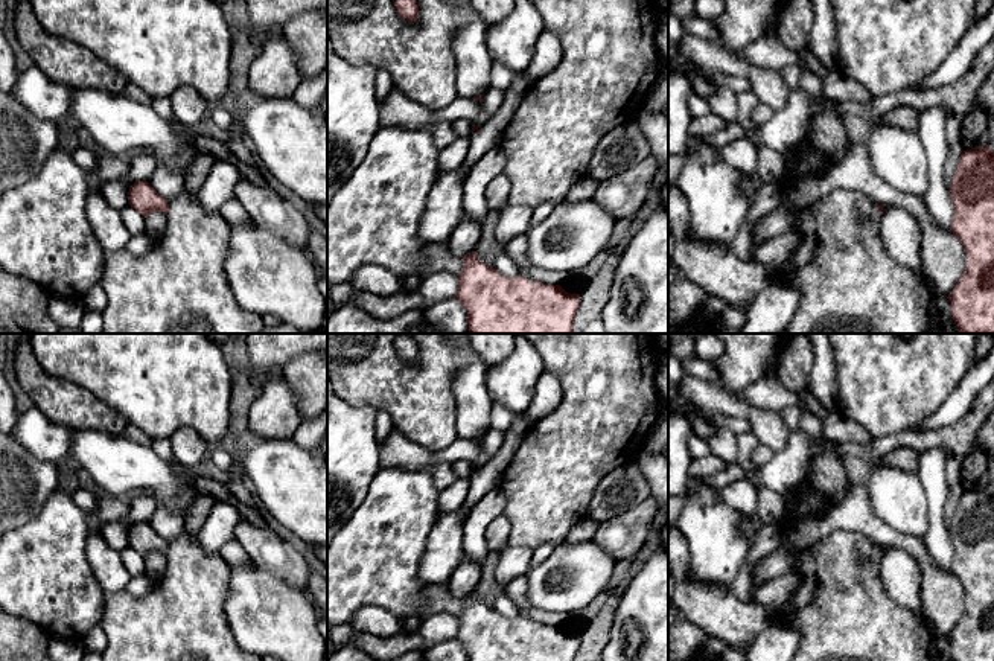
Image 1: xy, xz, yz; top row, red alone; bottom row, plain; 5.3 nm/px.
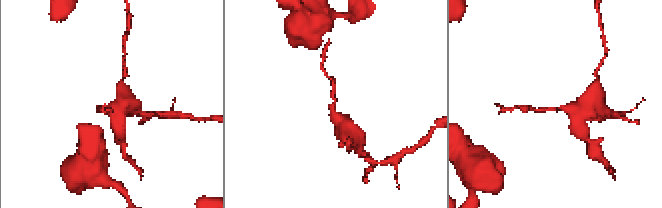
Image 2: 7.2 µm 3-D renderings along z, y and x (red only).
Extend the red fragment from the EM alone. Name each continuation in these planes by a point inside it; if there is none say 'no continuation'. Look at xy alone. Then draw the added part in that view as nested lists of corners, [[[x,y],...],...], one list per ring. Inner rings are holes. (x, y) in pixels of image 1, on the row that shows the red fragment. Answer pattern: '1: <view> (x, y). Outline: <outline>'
no continuation

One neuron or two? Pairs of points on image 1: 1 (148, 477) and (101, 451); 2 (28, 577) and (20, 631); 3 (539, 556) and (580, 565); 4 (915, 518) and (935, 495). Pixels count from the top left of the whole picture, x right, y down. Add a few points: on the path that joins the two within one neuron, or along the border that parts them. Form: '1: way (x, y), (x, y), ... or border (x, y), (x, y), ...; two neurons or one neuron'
1: way (136, 468), (119, 466), (113, 462); one neuron
2: border (15, 616), (32, 620), (52, 635); two neurons
3: border (556, 546), (541, 562), (530, 568); two neurons
4: border (915, 472), (927, 506), (924, 539); two neurons

